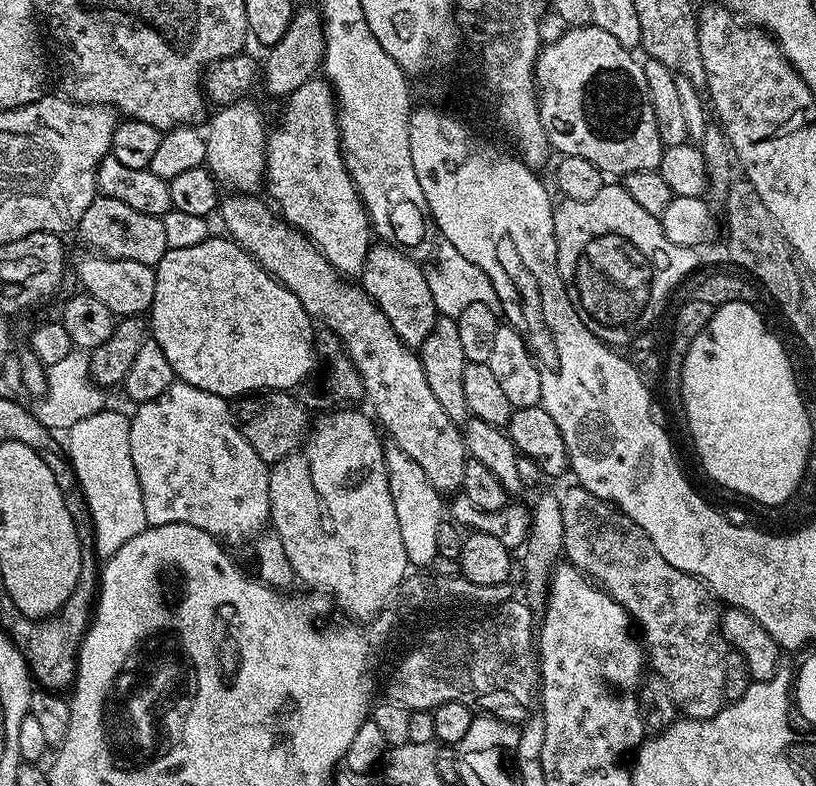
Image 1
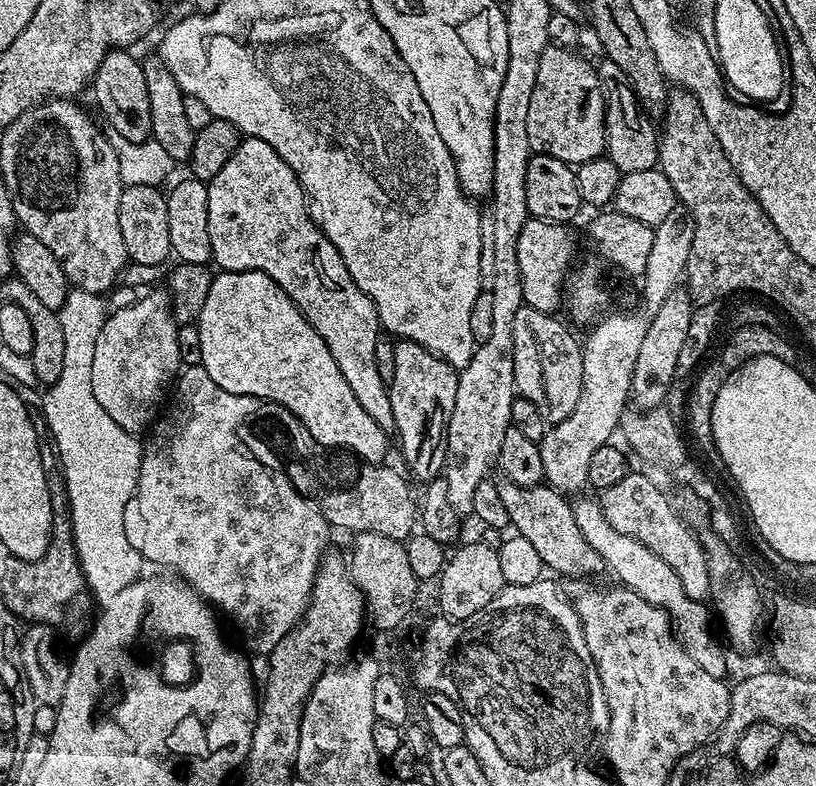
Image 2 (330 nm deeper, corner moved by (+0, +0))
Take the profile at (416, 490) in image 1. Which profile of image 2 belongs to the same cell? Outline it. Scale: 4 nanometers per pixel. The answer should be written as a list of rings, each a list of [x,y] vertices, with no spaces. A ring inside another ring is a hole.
[[[250,136],[241,139],[238,150],[234,150],[234,154],[230,154],[230,162],[226,162],[226,166],[222,166],[222,170],[218,170],[218,174],[214,174],[214,178],[207,181],[207,185],[208,209],[210,210],[210,246],[212,247],[212,260],[215,267],[225,272],[258,270],[262,274],[274,278],[274,282],[278,282],[278,286],[282,286],[282,290],[286,290],[286,294],[295,302],[298,310],[310,322],[310,326],[314,326],[314,330],[318,330],[322,342],[326,342],[326,346],[330,346],[330,354],[334,354],[334,362],[338,362],[338,370],[342,370],[342,378],[346,378],[350,390],[354,390],[354,398],[358,398],[362,410],[366,410],[366,414],[370,414],[370,418],[374,418],[374,422],[378,422],[380,428],[395,429],[394,410],[390,406],[388,385],[382,382],[382,377],[378,374],[378,366],[374,362],[376,338],[382,332],[378,310],[371,298],[362,294],[362,290],[358,290],[358,282],[354,282],[354,278],[350,278],[350,270],[346,270],[346,262],[342,262],[342,254],[338,254],[338,250],[334,250],[334,242],[330,242],[330,238],[324,236],[320,225],[316,223],[310,211],[309,201],[304,195],[304,188],[298,182],[294,170],[290,170],[290,166],[286,166],[286,162],[278,156],[278,150],[274,150],[274,146],[270,146],[270,142],[262,142],[262,138]]]

